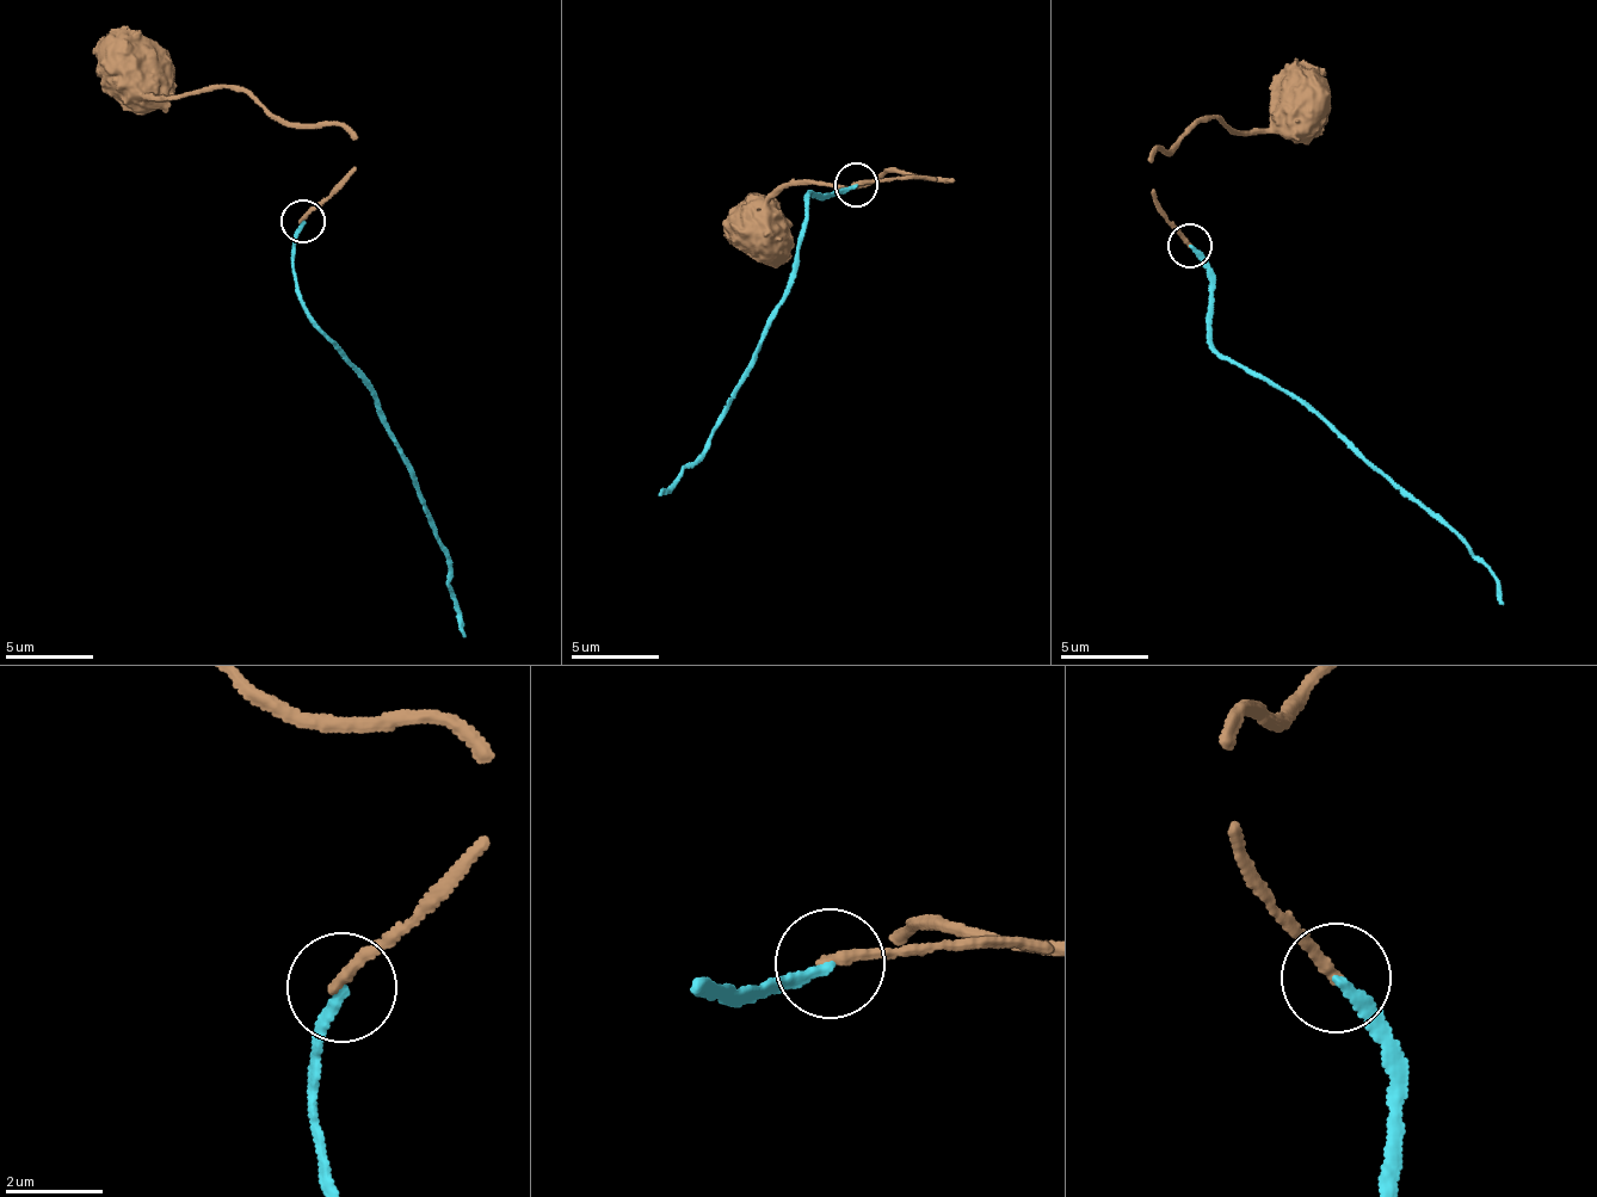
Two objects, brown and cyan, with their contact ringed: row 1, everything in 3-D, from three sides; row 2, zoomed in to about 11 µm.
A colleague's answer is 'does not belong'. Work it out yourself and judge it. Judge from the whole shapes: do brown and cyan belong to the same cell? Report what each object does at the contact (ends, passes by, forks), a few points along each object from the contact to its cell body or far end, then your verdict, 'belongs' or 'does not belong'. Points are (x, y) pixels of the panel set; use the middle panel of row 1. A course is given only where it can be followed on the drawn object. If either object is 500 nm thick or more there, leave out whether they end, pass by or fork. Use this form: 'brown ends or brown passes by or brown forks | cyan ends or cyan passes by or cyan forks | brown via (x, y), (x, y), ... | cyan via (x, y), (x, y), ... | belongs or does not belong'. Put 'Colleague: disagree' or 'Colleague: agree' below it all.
brown ends | cyan ends | brown via (855, 184), (883, 179), (949, 179), (887, 170), (859, 189), (781, 185), (770, 223), (759, 229) | cyan via (855, 184), (821, 198), (803, 192), (806, 215), (784, 297), (763, 345), (702, 457), (661, 494) | does not belong
Colleague: agree

